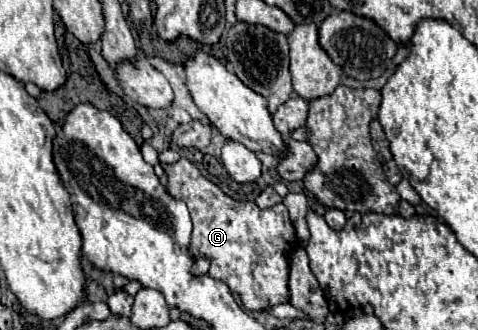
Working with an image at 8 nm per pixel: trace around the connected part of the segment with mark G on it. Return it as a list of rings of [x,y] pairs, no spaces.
[[[184,157],[174,165],[162,165],[162,169],[168,175],[168,193],[188,205],[194,225],[188,251],[192,257],[210,259],[208,275],[224,281],[248,311],[264,311],[266,307],[286,303],[290,299],[288,259],[292,249],[300,247],[288,209],[282,203],[270,209],[258,209],[254,203],[234,201]]]

